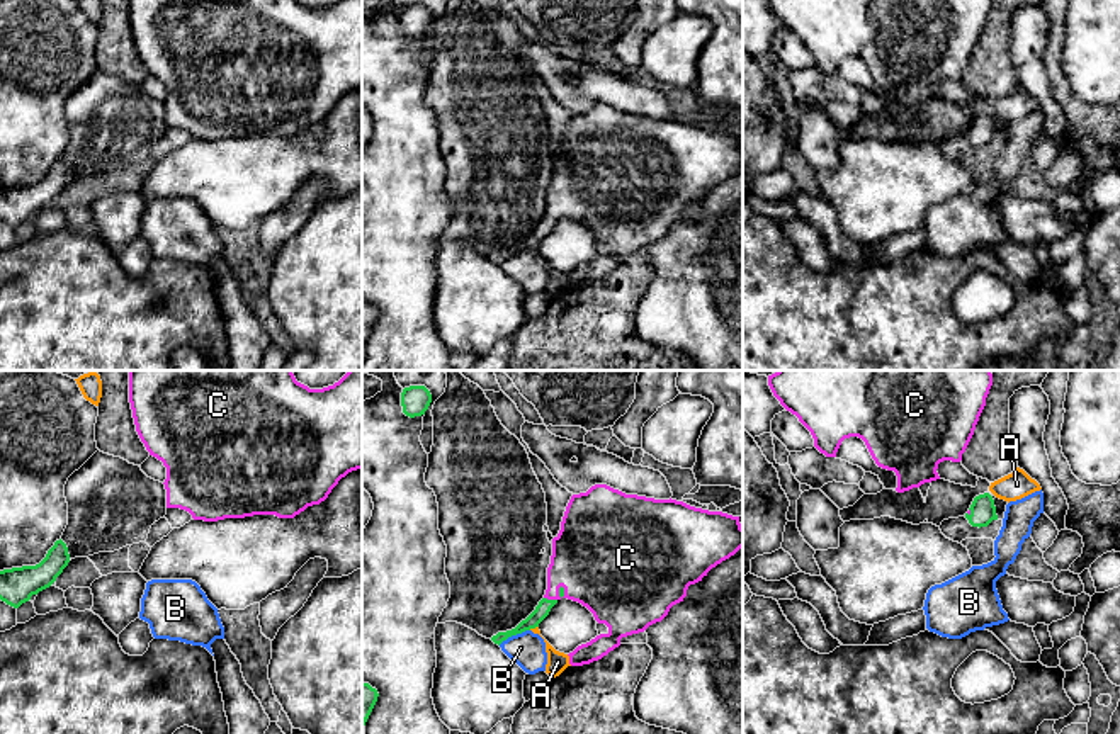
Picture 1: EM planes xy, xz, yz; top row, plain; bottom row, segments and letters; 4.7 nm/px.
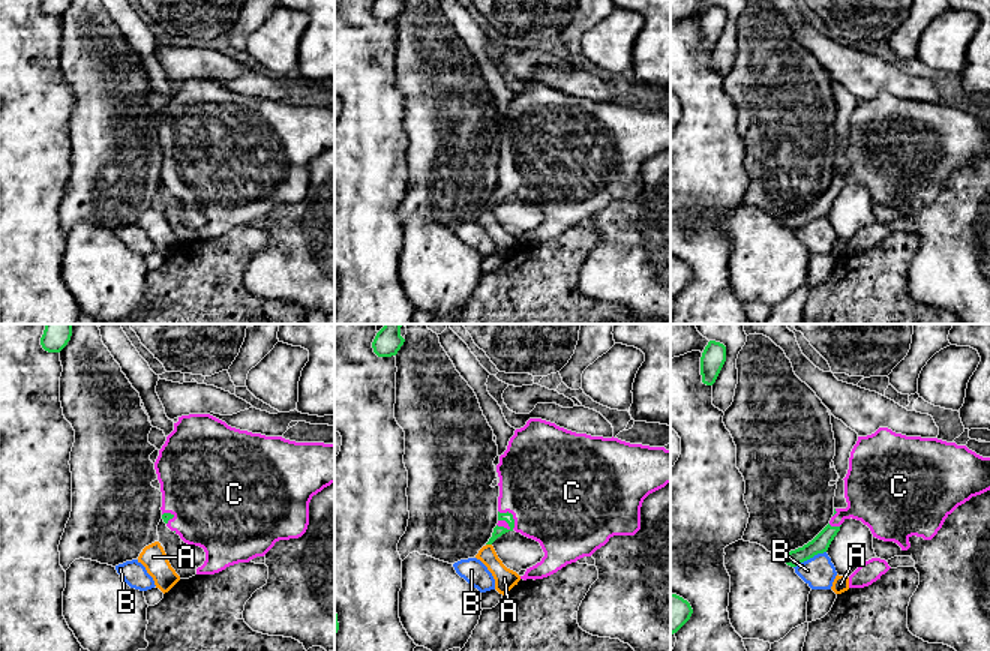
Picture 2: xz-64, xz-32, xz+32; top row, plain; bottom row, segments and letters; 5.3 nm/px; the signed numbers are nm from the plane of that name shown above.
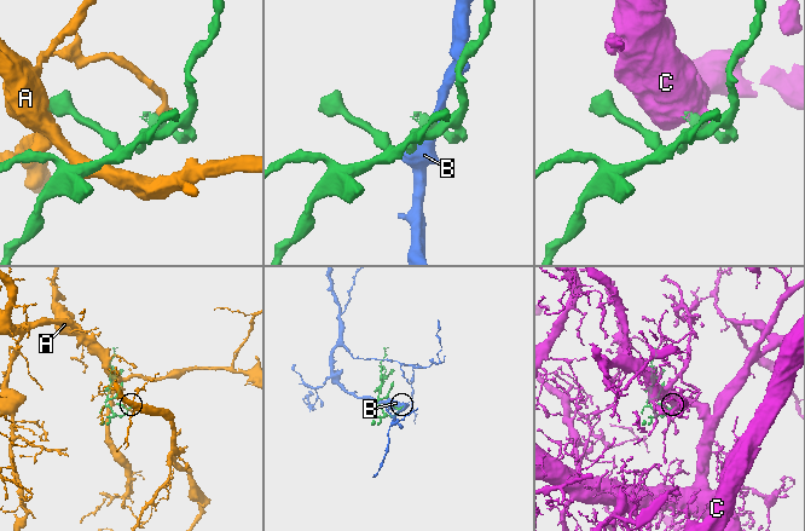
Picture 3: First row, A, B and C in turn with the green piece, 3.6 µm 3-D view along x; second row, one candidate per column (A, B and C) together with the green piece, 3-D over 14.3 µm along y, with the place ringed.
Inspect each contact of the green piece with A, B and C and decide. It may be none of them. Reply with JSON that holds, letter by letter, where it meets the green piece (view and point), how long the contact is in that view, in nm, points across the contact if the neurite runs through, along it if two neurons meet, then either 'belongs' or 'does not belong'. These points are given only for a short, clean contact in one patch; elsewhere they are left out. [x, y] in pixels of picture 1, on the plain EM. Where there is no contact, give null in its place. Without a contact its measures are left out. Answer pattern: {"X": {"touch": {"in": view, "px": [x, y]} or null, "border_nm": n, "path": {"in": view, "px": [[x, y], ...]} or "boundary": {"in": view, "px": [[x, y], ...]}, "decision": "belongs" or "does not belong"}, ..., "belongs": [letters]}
{"A": {"touch": {"in": "xz", "px": [532, 247]}, "border_nm": 50, "decision": "does not belong"}, "B": {"touch": {"in": "xz", "px": [514, 254]}, "border_nm": 170, "boundary": {"in": "xz", "px": [[529, 248], [512, 254], [498, 264]]}, "decision": "does not belong"}, "C": {"touch": {"in": "xz", "px": [551, 220]}, "border_nm": 70, "path": {"in": "xz", "px": [[543, 228], [551, 220], [573, 192], [592, 186]]}, "decision": "belongs"}, "belongs": ["C"]}

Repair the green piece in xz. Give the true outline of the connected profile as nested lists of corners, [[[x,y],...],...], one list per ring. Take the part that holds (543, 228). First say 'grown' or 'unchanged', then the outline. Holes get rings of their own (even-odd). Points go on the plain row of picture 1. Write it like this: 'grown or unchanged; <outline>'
grown; [[[595,104],[586,112],[573,114],[559,153],[552,158],[547,187],[547,209],[535,229],[515,248],[491,257],[501,263],[512,255],[539,246],[551,228],[568,217],[586,226],[598,243],[608,246],[586,263],[569,272],[571,285],[602,279],[620,265],[620,258],[644,251],[661,241],[670,228],[687,216],[690,204],[743,167],[739,136],[709,131],[676,119],[654,119],[625,114],[607,104]]]

